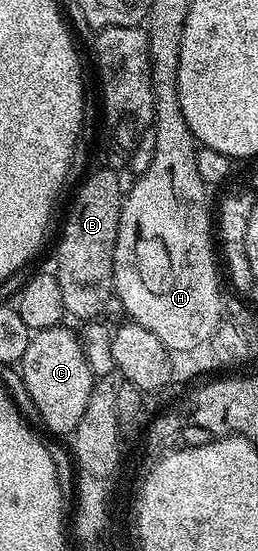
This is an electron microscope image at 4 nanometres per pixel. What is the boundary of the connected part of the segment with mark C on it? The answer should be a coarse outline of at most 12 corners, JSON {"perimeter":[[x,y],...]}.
{"perimeter":[[35,332],[18,370],[56,435],[76,430],[94,382],[79,334]]}

